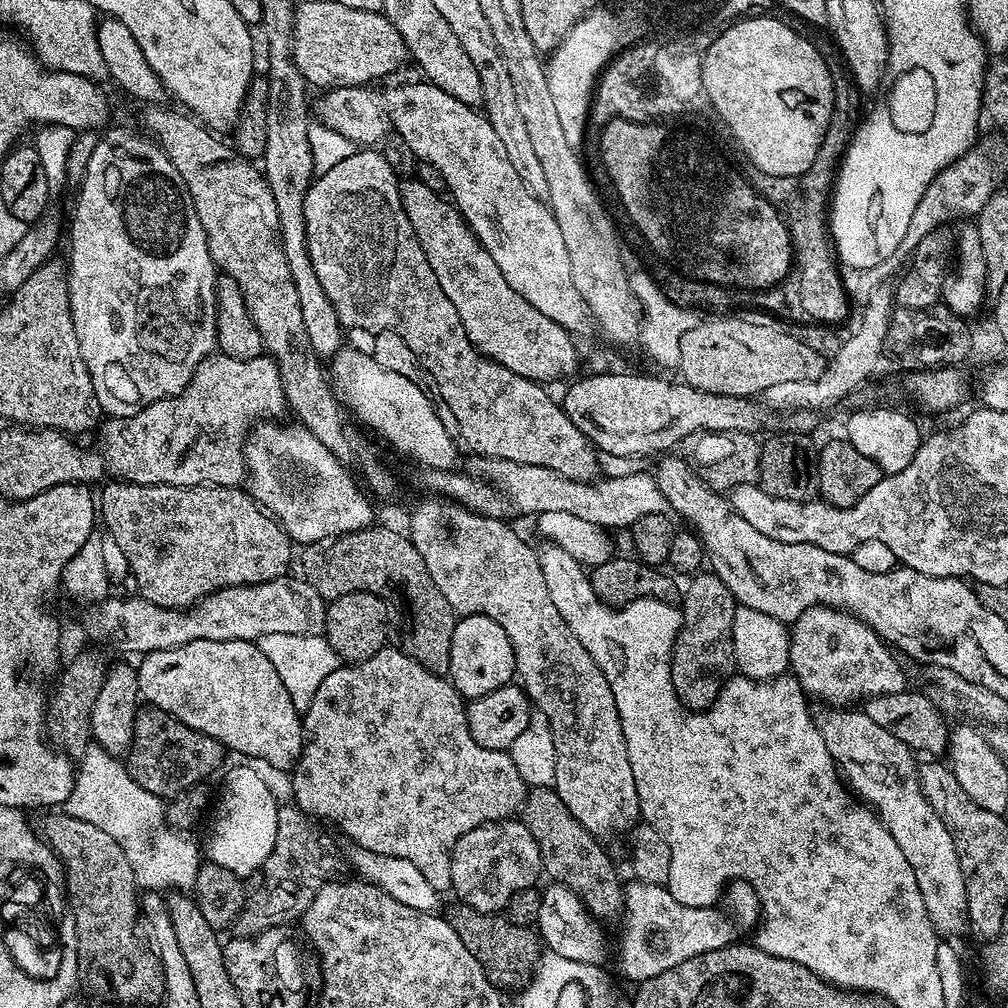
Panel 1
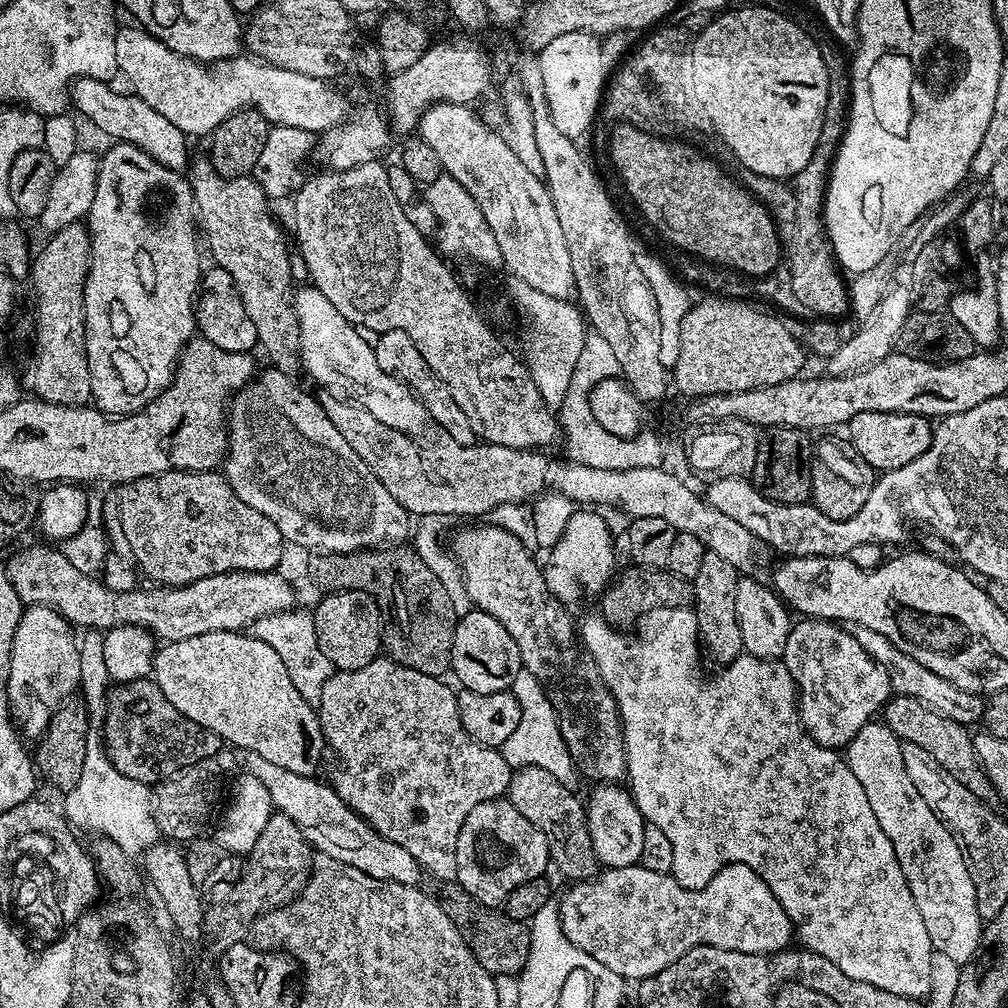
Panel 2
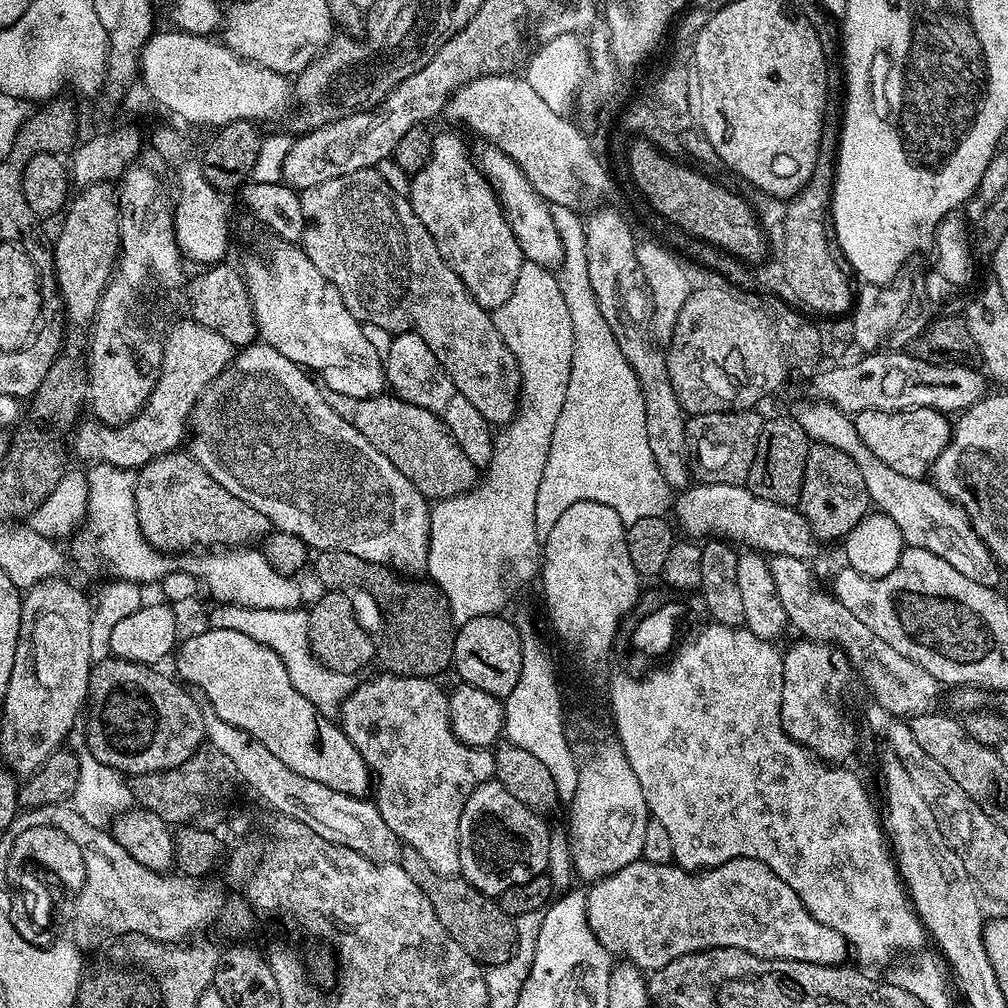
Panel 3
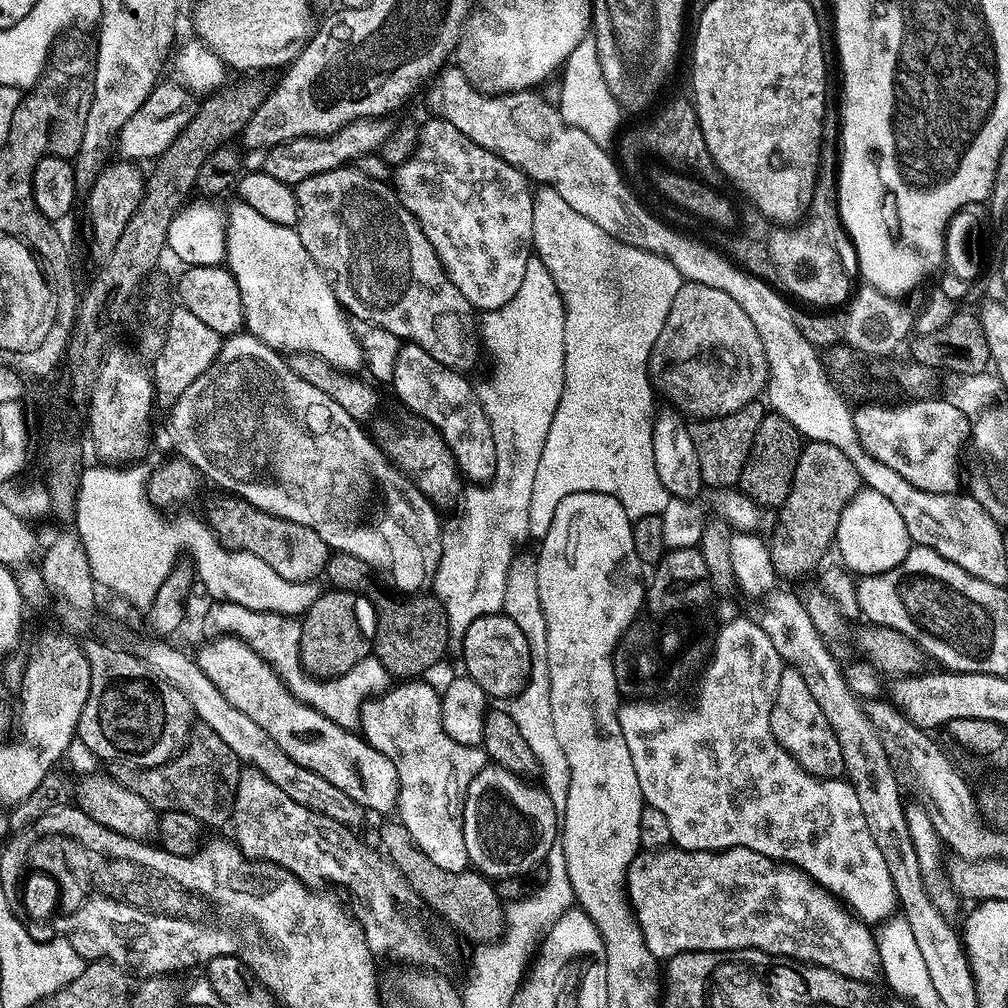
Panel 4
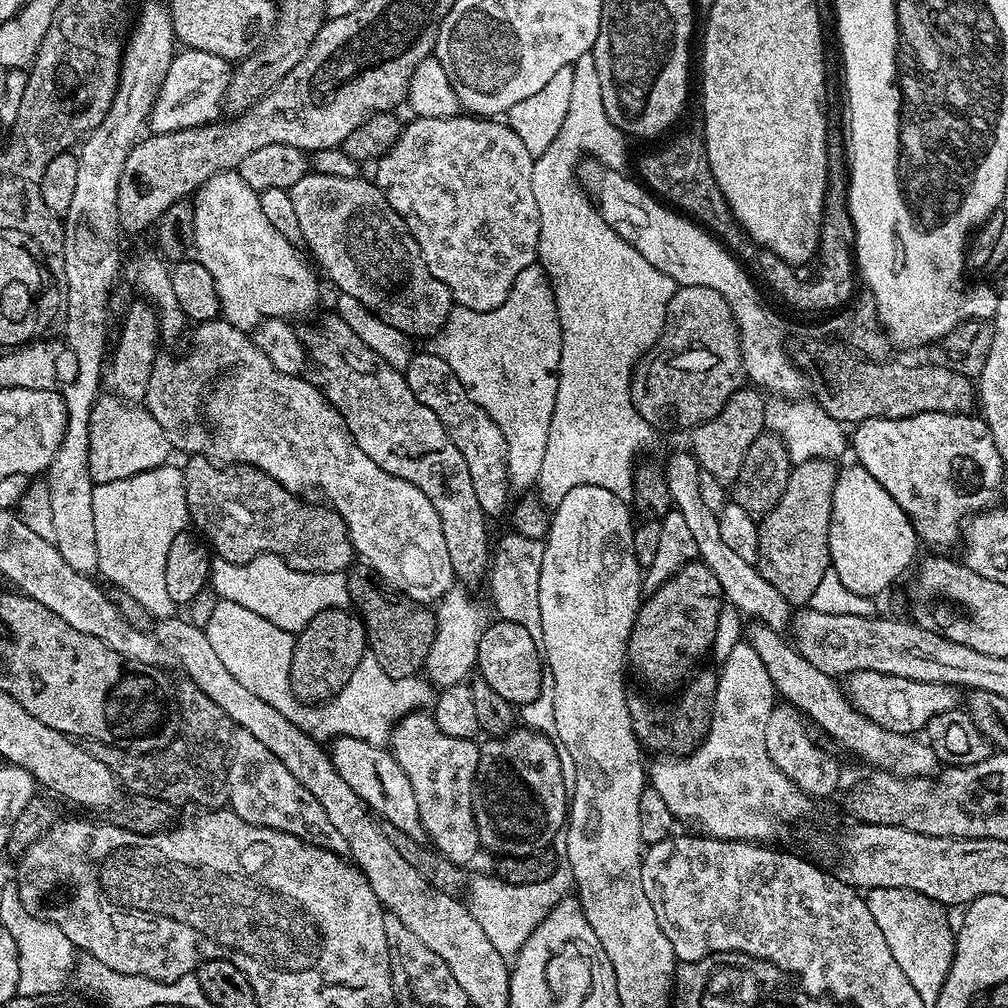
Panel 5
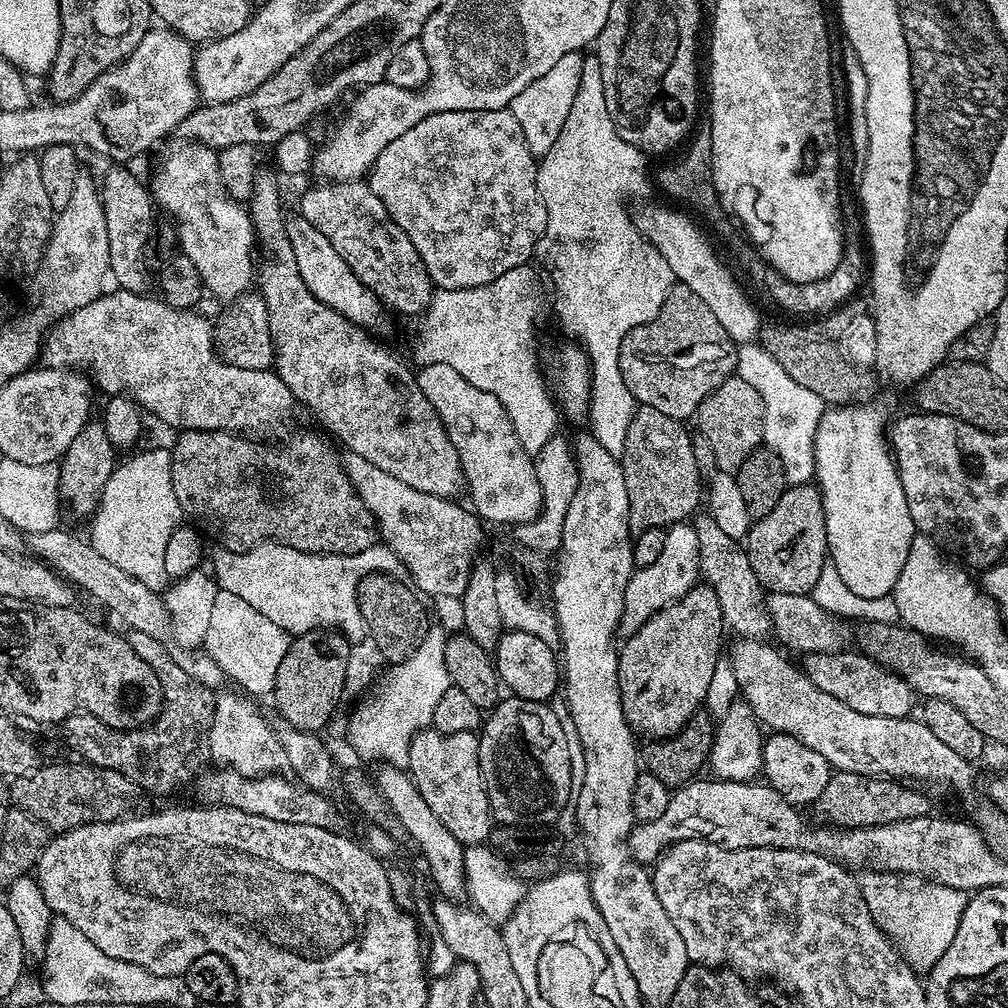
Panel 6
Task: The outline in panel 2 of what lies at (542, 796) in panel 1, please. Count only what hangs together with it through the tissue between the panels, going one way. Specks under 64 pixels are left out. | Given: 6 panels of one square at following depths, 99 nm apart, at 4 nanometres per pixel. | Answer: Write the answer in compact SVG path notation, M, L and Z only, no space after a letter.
M517 768L508 783L506 799L542 834L548 836L548 855L568 882L588 882L597 875L598 861L588 834L588 814L573 789L562 786L554 774L537 768Z

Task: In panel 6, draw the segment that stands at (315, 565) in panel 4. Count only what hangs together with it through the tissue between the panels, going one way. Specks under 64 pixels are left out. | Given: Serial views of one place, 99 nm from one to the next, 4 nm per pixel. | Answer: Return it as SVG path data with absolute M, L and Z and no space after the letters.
M181 431L176 440L176 445L171 445L172 474L174 493L180 503L183 515L189 521L195 522L203 531L208 531L210 535L216 536L220 548L234 552L246 552L261 544L265 540L272 540L286 546L294 547L296 550L306 551L310 554L320 555L352 555L359 551L366 550L372 544L377 543L378 529L376 518L370 509L364 505L362 498L356 493L356 487L348 481L348 473L345 472L342 463L341 453L336 453L326 441L320 436L315 436L312 432L304 432L301 436L296 436L285 448L267 448L264 444L256 444L255 439L245 438L240 434L230 432L186 432Z

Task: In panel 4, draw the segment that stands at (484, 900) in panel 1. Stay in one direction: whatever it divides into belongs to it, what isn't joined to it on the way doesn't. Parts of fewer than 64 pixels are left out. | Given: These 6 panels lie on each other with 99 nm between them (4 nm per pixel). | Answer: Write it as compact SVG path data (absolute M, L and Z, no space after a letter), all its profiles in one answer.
M491 762L485 764L484 769L470 782L468 787L468 796L464 800L464 837L466 838L466 852L468 854L468 863L475 871L489 878L520 878L531 868L539 866L543 860L549 859L548 851L558 842L558 813L554 808L554 802L550 800L550 794L539 783L527 784L523 775L515 772L509 772L507 768L501 768Z

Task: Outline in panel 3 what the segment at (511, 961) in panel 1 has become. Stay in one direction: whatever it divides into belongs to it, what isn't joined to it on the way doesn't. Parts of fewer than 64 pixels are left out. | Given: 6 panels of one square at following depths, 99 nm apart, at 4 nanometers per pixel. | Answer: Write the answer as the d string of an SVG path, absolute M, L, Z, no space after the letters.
M401 847L398 863L406 870L406 874L410 874L410 878L414 878L427 907L432 908L434 914L438 914L438 922L446 926L454 942L458 942L458 946L462 946L466 954L470 954L484 966L500 964L512 957L512 952L517 947L516 925L513 917L506 915L493 897L479 892L459 874L438 874L430 866L430 862L426 862L426 858L422 858L422 854L418 854L418 850L413 848Z

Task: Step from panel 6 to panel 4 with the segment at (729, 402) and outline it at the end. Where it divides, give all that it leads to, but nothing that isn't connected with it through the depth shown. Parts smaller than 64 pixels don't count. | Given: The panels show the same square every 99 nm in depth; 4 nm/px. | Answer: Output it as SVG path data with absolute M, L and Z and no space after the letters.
M753 402L742 406L742 410L734 410L734 414L713 416L711 420L696 420L691 425L694 450L698 453L698 466L702 470L704 483L709 489L712 487L732 490L739 485L742 466L750 454L754 434L766 414L765 405L761 404Z

